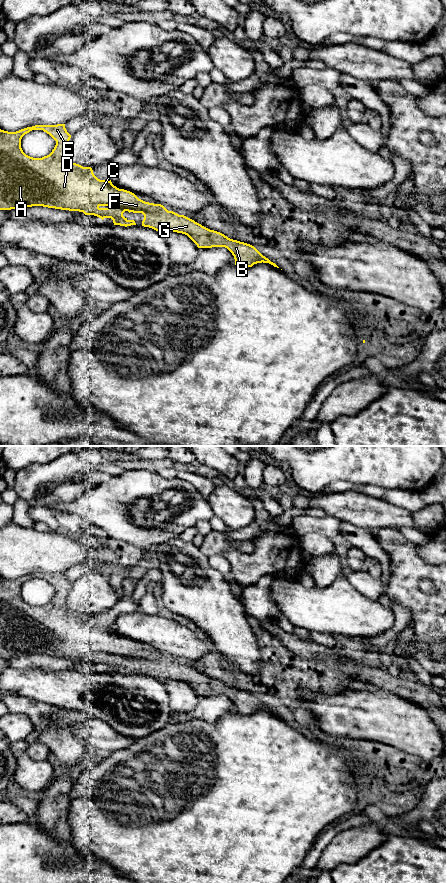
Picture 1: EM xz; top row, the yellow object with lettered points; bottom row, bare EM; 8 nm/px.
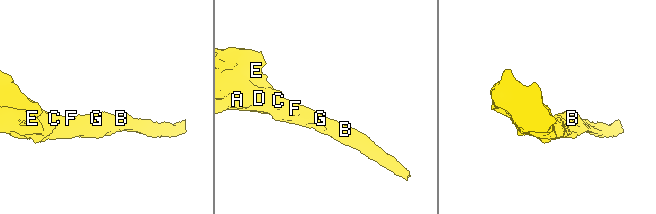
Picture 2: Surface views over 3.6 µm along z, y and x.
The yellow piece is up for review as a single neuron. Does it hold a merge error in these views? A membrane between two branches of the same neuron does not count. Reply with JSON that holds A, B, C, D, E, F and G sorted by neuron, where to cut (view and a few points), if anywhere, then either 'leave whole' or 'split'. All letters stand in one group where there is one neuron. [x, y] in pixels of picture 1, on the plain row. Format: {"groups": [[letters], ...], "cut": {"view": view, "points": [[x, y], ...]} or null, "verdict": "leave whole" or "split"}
{"groups": [["A", "B", "C", "D", "E", "F", "G"]], "cut": null, "verdict": "leave whole"}

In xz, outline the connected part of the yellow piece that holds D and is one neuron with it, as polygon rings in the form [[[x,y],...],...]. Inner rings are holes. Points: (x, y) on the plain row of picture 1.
[[[65,572],[35,573],[16,580],[0,577],[0,658],[43,654],[79,659],[85,663],[97,664],[102,668],[111,666],[114,673],[125,675],[136,673],[134,668],[128,668],[123,664],[125,659],[142,661],[144,663],[142,674],[161,681],[170,678],[185,682],[198,696],[225,695],[234,704],[235,713],[237,714],[252,715],[254,712],[263,710],[279,716],[250,692],[230,687],[224,682],[210,678],[184,663],[168,659],[161,652],[145,650],[134,641],[117,636],[111,628],[98,627],[91,615],[83,615],[68,607],[67,596],[70,586],[71,583],[67,580]],[[32,578],[43,578],[56,589],[56,593],[49,603],[42,606],[33,606],[23,600],[21,587]]]

